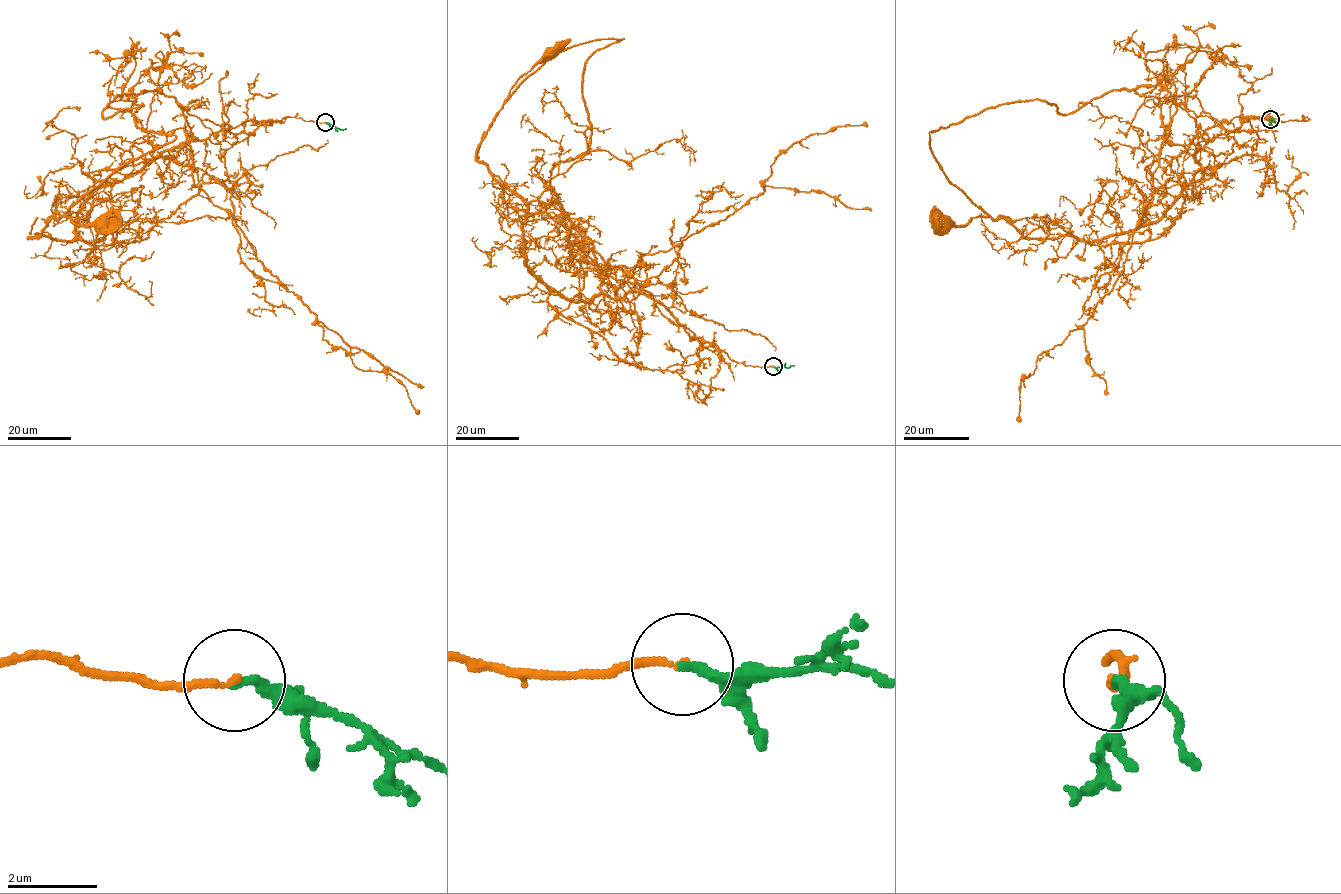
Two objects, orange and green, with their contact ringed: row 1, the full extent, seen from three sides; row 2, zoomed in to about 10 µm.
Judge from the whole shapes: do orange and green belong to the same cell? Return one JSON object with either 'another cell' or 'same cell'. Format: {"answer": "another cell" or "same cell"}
{"answer": "same cell"}

